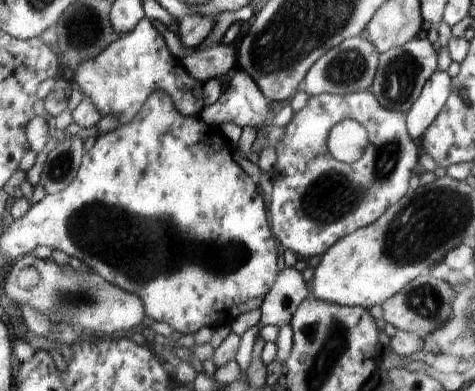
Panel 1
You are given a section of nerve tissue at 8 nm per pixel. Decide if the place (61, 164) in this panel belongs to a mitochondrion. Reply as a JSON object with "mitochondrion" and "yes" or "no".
{"mitochondrion":"yes"}

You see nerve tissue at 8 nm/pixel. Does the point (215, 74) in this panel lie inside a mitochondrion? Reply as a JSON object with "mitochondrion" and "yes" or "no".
{"mitochondrion":"no"}

